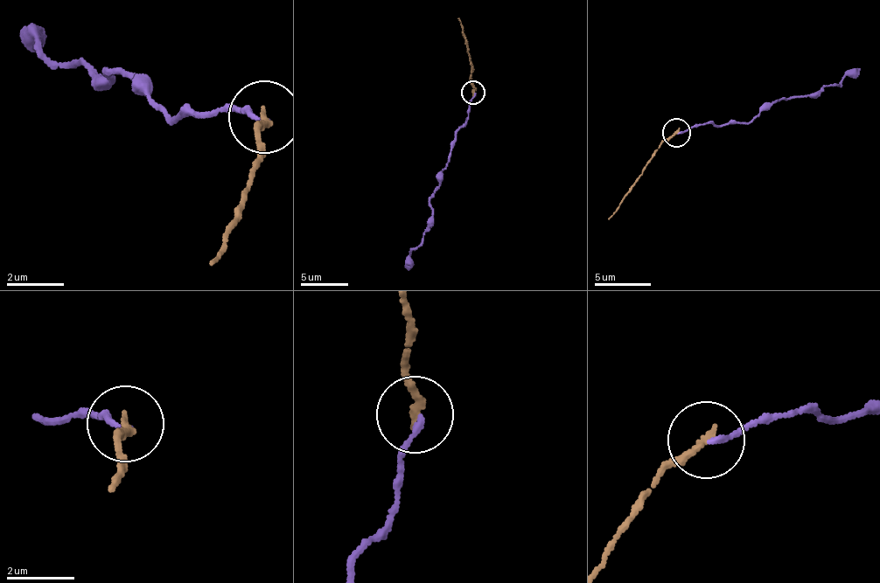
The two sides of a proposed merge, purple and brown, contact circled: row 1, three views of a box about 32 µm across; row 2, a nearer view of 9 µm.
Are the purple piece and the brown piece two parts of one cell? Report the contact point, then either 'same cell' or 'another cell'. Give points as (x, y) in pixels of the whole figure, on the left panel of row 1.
at (264, 117); another cell

